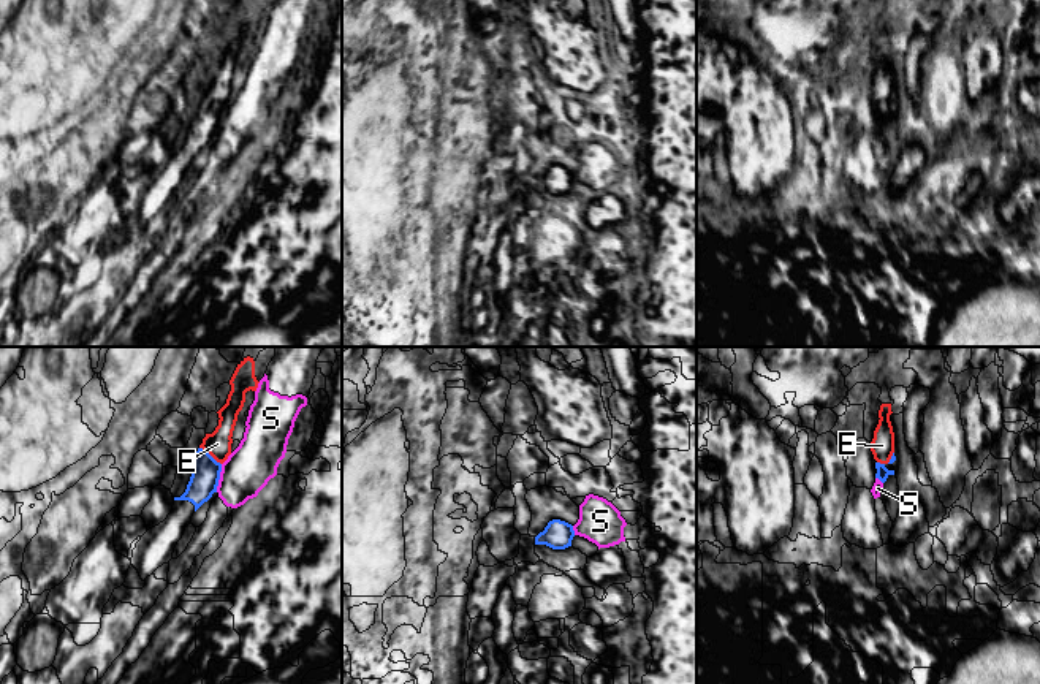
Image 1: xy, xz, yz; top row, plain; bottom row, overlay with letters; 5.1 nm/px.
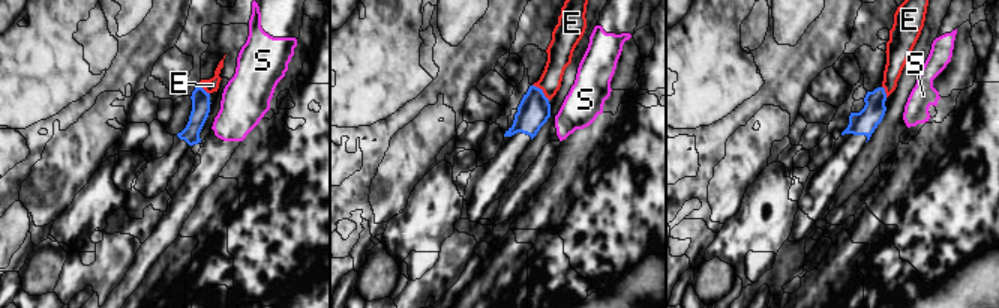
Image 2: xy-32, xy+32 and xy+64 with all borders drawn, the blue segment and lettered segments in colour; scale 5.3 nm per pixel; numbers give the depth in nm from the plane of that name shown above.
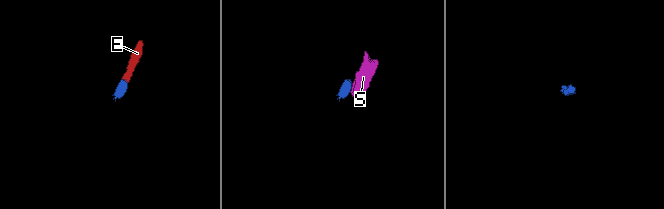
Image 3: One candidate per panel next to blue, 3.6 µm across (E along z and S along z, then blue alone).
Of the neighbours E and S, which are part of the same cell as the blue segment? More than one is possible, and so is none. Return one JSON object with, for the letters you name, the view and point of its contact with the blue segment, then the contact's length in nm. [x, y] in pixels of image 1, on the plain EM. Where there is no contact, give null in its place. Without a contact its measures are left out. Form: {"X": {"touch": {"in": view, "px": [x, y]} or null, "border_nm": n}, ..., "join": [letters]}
{"E": {"touch": {"in": "xy", "px": [209, 100]}, "border_nm": 140}, "join": ["E"]}

